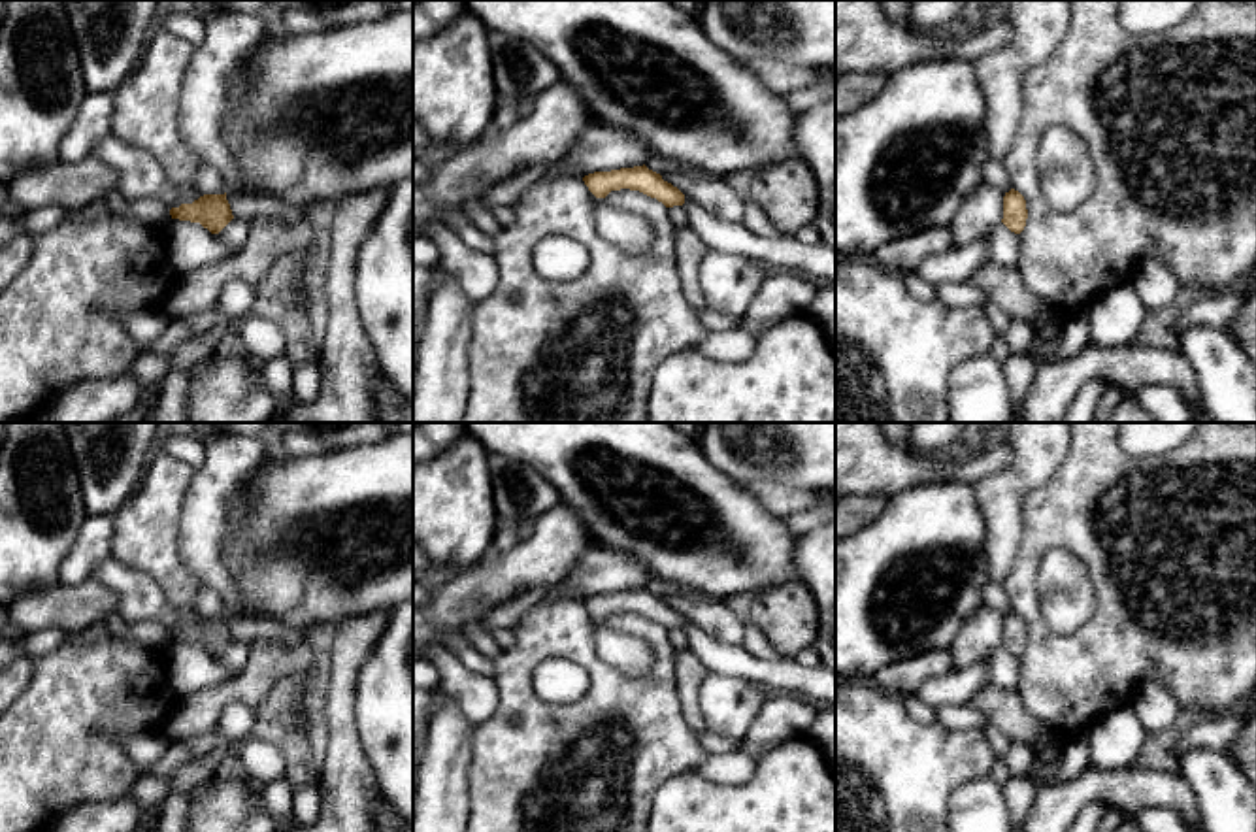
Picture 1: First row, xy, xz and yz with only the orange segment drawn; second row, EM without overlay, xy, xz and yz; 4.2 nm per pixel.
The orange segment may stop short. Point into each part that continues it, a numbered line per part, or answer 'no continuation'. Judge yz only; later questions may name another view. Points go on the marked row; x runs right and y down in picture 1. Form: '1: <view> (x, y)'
no continuation

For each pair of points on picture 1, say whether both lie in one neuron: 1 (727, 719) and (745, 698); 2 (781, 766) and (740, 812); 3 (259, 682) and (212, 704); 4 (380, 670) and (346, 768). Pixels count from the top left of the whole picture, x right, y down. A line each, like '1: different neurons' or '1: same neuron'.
1: same neuron
2: same neuron
3: same neuron
4: different neurons

